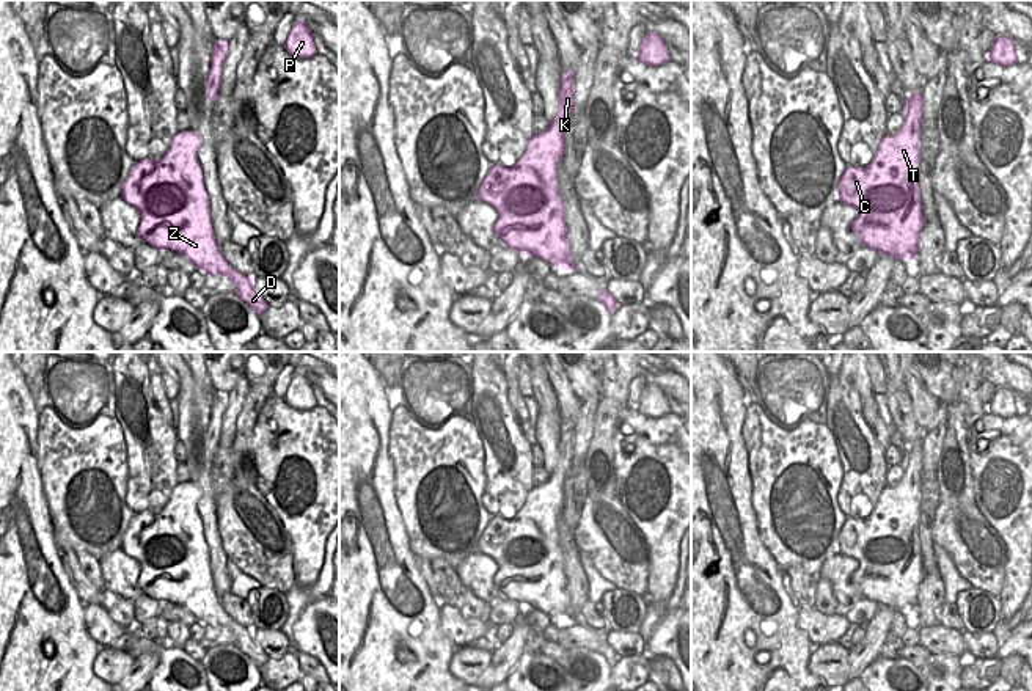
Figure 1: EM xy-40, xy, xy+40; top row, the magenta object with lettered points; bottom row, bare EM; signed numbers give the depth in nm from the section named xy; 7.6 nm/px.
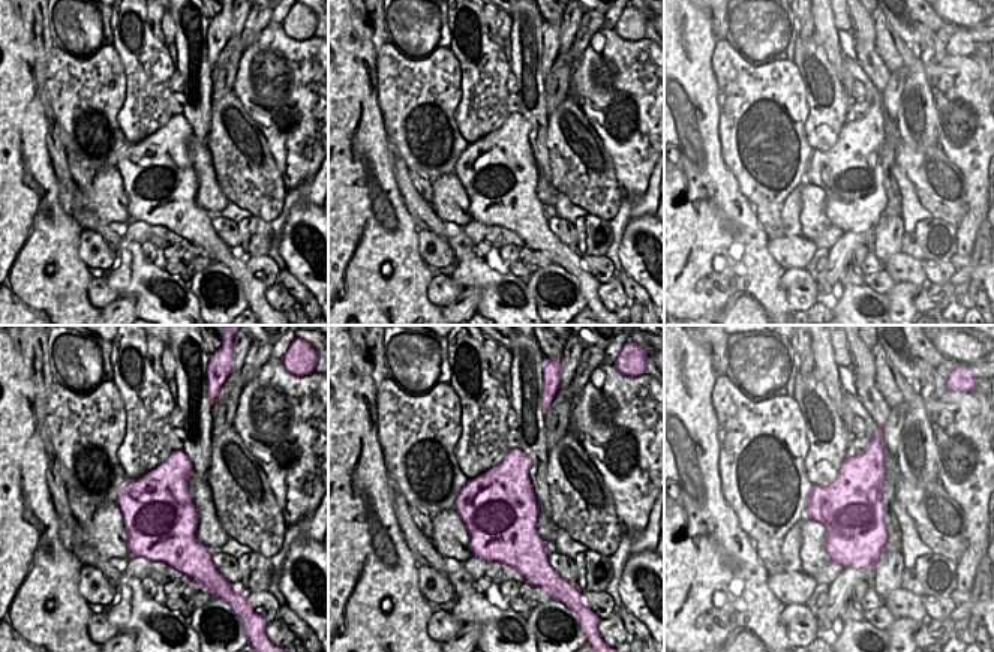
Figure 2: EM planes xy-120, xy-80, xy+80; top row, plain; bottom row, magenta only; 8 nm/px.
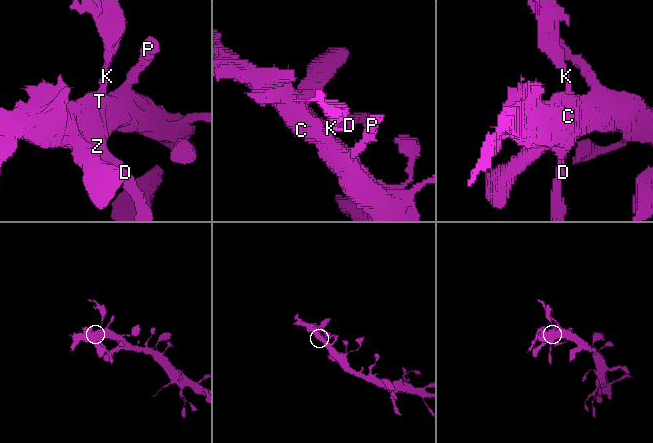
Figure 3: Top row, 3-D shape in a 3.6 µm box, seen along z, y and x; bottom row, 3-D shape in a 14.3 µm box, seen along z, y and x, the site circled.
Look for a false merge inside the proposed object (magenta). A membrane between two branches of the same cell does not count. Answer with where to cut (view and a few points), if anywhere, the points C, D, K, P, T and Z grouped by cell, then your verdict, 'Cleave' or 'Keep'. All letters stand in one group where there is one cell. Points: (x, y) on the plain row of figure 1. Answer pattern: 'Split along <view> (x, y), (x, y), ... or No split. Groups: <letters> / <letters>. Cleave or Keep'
Split along xy+40 (903, 476), (919, 484). Groups: C D P T Z / K. Cleave

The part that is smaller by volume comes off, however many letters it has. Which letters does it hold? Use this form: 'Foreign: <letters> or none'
Foreign: K

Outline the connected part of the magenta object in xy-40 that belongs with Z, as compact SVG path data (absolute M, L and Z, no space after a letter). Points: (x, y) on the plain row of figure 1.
M195 482L177 484L160 512L143 510L134 515L123 534L121 550L138 562L137 584L145 595L185 608L204 627L226 628L236 638L236 647L259 669L269 655L254 642L253 630L232 620L218 601L210 573L210 553L198 512L199 498L201 490Z

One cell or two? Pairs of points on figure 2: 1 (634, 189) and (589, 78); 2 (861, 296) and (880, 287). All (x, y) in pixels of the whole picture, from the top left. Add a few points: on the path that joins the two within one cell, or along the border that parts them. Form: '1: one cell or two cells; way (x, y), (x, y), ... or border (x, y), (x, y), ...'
1: one cell; way (633, 162), (628, 117), (616, 105)
2: two cells; border (864, 282), (886, 296)

